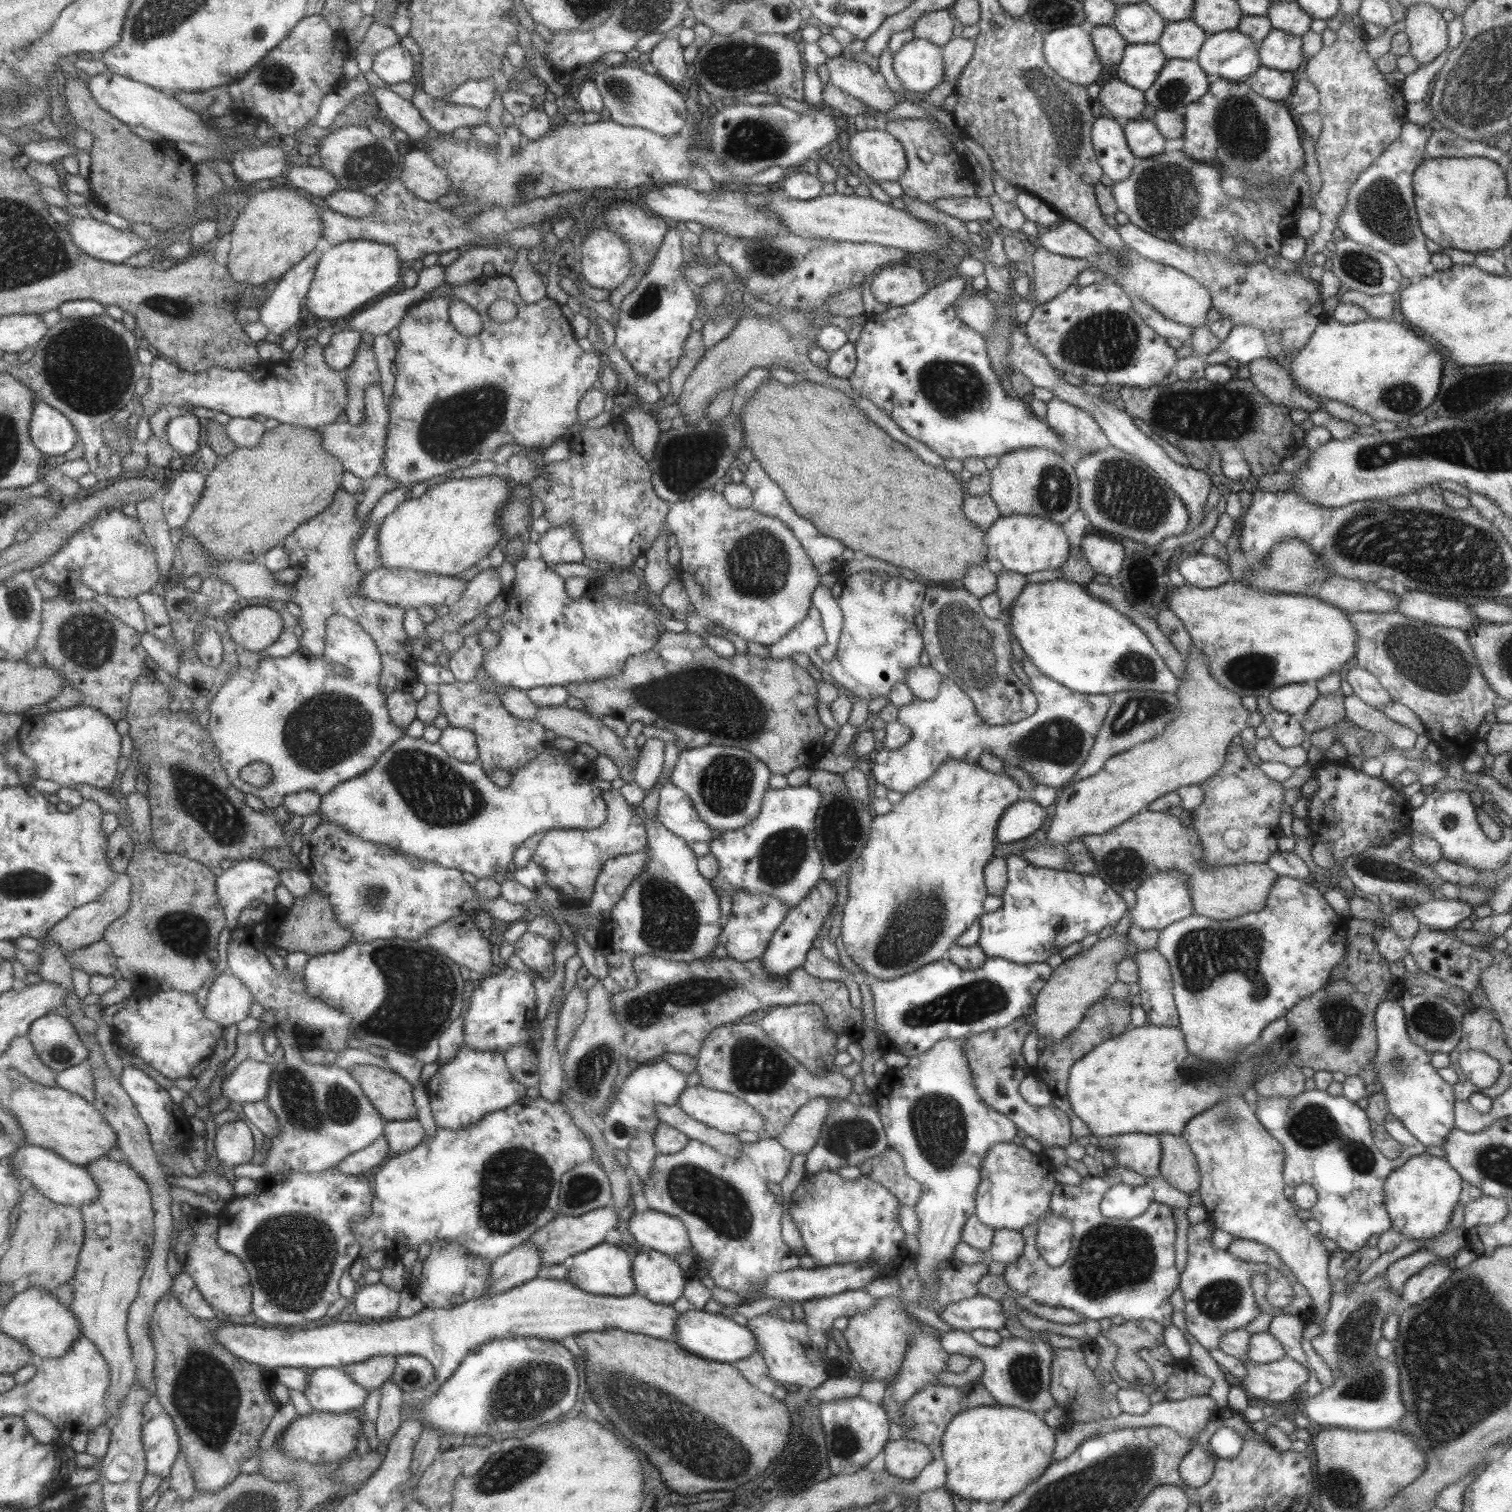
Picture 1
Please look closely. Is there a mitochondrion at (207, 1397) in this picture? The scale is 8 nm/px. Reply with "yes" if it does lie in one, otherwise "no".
yes

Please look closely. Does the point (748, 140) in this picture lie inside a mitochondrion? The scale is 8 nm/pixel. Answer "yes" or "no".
yes

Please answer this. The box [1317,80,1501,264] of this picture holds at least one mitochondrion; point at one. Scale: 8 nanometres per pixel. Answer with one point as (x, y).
(1379, 207)

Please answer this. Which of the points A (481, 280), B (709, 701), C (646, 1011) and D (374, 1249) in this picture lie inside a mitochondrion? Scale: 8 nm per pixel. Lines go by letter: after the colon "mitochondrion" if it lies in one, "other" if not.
A: other
B: mitochondrion
C: mitochondrion
D: other

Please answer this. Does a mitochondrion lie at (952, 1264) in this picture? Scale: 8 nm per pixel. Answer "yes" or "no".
no

